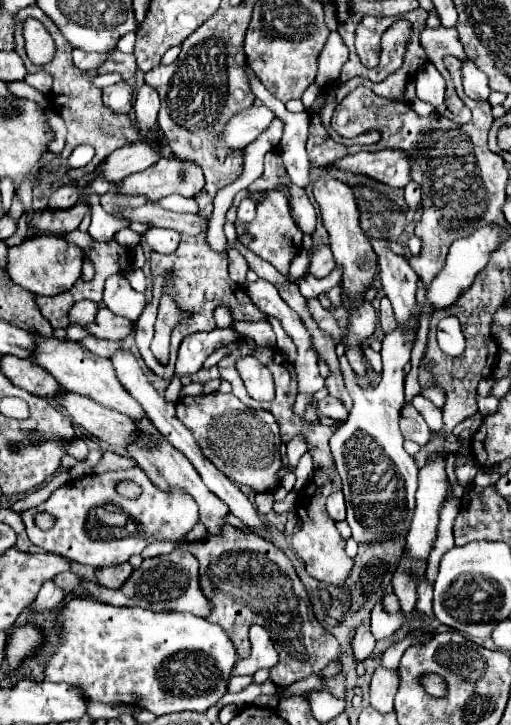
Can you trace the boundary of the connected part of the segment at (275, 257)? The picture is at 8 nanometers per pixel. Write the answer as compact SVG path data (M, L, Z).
M269 191L265 198L257 204L256 210L256 218L251 223L236 223L238 239L246 249L250 249L264 261L272 263L284 277L288 277L290 261L296 257L296 253L300 253L302 237L304 237L304 233L296 229L296 223L290 217L290 203L282 193Z

